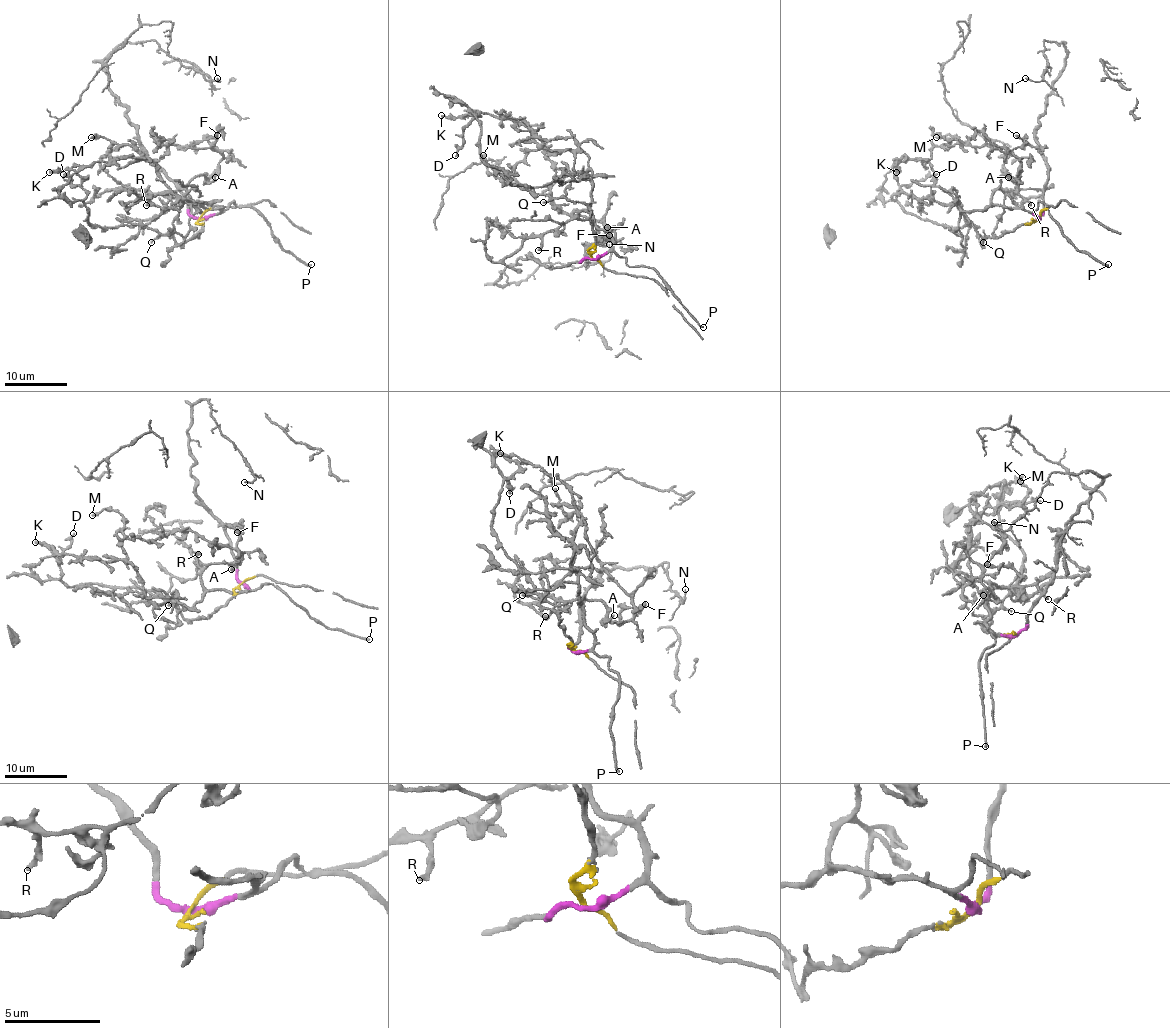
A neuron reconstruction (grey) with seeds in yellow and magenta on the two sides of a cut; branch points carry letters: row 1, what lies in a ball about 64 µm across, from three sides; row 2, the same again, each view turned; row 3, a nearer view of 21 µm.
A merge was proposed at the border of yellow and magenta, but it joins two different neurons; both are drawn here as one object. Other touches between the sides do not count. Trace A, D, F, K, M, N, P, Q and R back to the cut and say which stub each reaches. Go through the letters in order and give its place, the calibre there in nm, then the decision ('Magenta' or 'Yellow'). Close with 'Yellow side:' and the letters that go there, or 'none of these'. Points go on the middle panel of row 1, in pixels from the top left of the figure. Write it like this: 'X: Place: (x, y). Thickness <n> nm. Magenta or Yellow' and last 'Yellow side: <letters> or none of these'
A: Place: (607, 227). Thickness 240 nm. Magenta
D: Place: (455, 155). Thickness 180 nm. Yellow
F: Place: (609, 235). Thickness 360 nm. Magenta
K: Place: (441, 115). Thickness 260 nm. Yellow
M: Place: (483, 155). Thickness 280 nm. Magenta
N: Place: (609, 244). Thickness 120 nm. Magenta
P: Place: (703, 327). Thickness 200 nm. Magenta
Q: Place: (543, 202). Thickness 160 nm. Yellow
R: Place: (538, 250). Thickness 240 nm. Magenta
Yellow side: D, K, Q

